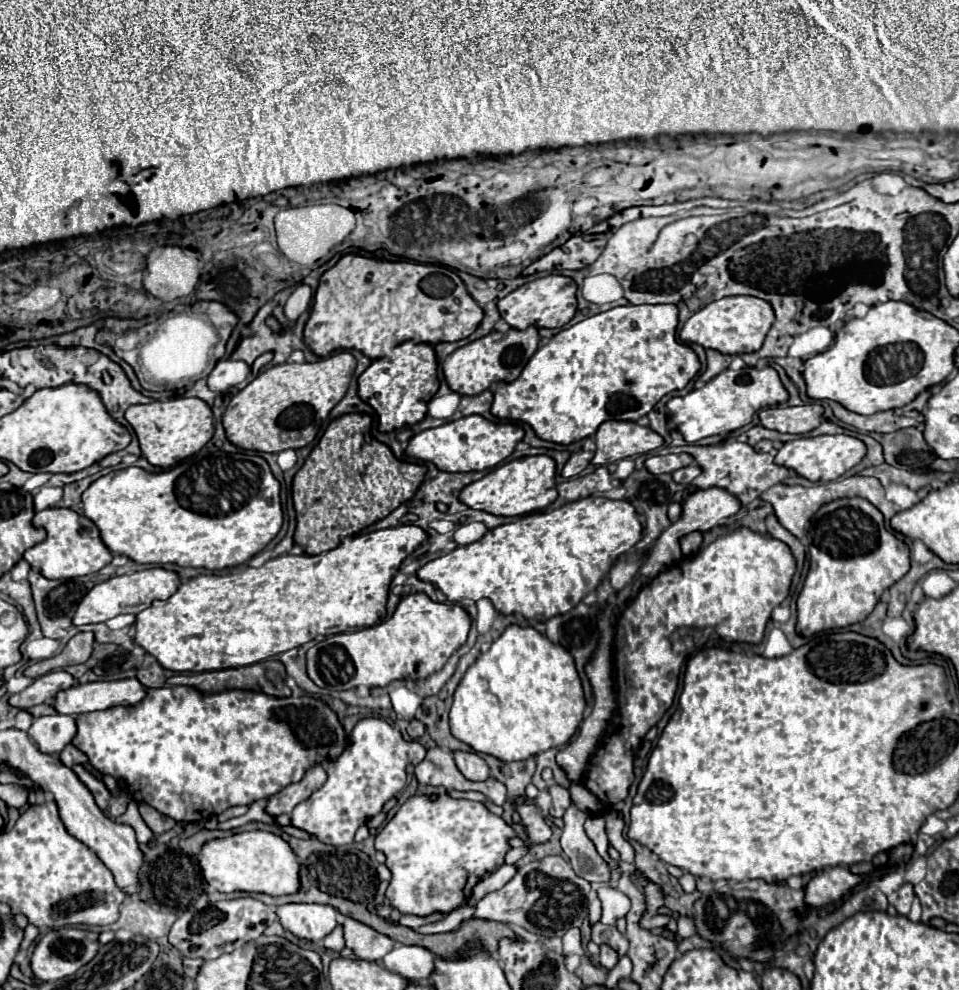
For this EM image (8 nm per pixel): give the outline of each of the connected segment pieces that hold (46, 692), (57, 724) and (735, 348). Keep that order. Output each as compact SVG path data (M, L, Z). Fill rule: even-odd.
M55 670L49 672L45 676L35 678L35 682L31 686L27 686L23 692L17 692L13 696L9 696L9 704L21 710L27 710L35 704L43 704L43 702L51 702L55 700L59 690L67 690L73 686L73 676L65 670Z
M65 714L35 718L35 722L29 728L29 736L37 742L39 750L45 754L61 752L73 740L75 732L77 732L75 720Z
M727 296L695 312L683 324L679 338L683 342L695 342L695 344L701 344L703 348L711 348L721 354L745 354L761 348L773 320L775 320L775 314L769 302L755 296Z

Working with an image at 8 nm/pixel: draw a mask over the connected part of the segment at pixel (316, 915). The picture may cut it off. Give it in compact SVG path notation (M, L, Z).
M283 904L275 912L285 930L311 942L323 940L337 926L337 910L327 904Z

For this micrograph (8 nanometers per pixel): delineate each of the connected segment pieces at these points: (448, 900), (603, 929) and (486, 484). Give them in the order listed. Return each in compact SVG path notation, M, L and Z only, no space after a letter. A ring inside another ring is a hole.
M439 792L435 802L429 800L429 794L411 796L397 814L385 824L385 828L375 838L375 848L387 856L387 868L393 878L387 888L387 898L401 914L431 914L431 912L451 912L467 902L469 898L469 878L481 878L483 872L495 870L503 864L505 852L509 850L507 840L515 836L513 828L505 824L503 818L491 814L481 802L455 800L445 792Z
M595 922L593 924L591 940L595 944L607 944L607 946L611 946L619 956L623 956L627 952L627 948L629 948L627 938L615 926L605 926L601 922Z
M527 456L509 460L491 472L487 472L481 480L467 484L461 490L461 502L473 510L485 510L495 516L521 516L535 510L543 510L555 502L555 460L549 456Z

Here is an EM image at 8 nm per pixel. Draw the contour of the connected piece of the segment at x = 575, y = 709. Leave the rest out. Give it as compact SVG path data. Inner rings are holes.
M511 624L505 632L483 652L465 672L463 680L453 694L449 724L455 738L469 744L475 752L491 754L503 762L527 760L543 750L563 746L577 732L585 710L581 678L575 670L575 660L569 650L553 644L535 628Z

